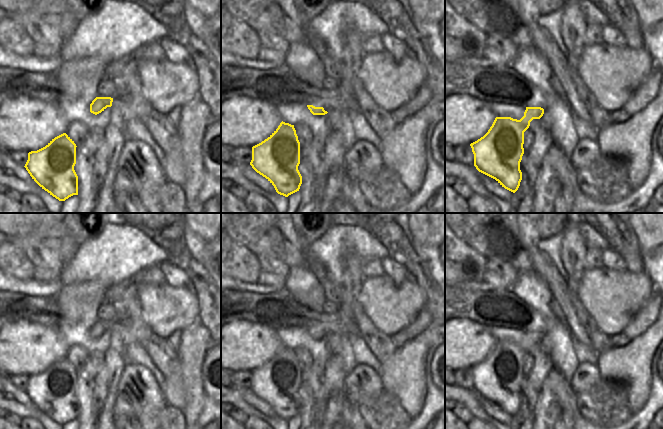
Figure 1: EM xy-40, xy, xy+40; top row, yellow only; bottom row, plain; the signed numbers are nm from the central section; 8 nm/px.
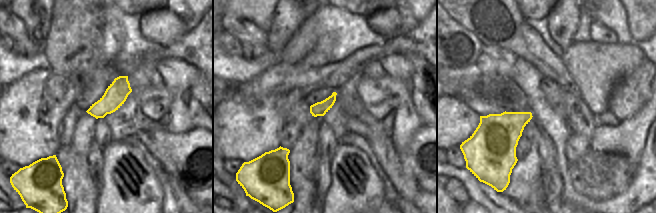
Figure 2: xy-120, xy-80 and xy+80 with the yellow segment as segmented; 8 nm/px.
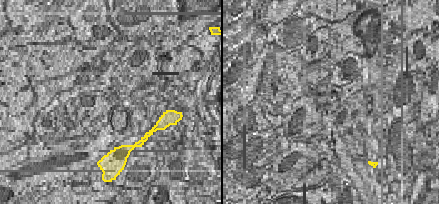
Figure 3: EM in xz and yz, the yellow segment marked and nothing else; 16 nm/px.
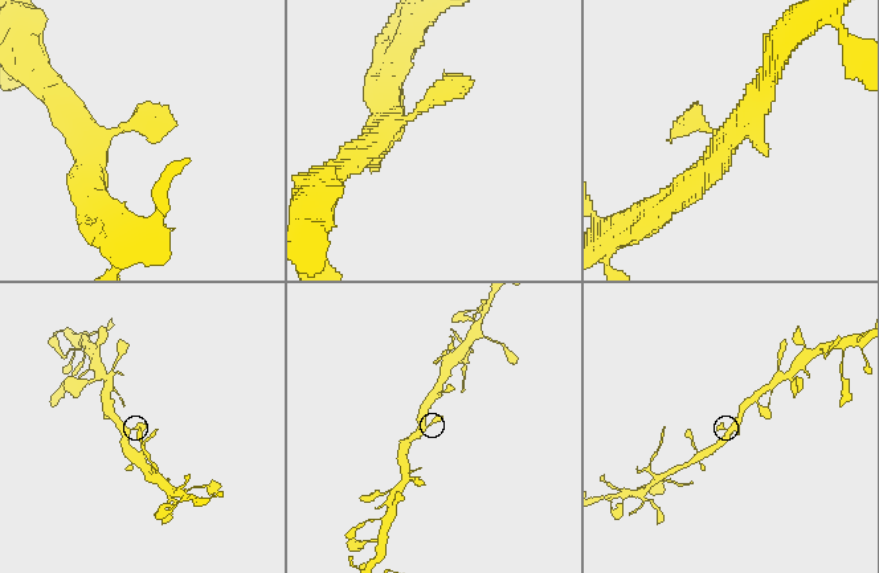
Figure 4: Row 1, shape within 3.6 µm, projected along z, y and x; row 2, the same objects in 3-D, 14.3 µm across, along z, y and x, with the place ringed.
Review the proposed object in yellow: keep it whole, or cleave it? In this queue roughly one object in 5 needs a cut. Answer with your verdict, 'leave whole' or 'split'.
leave whole

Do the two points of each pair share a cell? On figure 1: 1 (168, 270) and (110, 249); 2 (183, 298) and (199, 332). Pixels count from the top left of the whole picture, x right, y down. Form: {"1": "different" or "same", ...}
{"1": "different", "2": "different"}

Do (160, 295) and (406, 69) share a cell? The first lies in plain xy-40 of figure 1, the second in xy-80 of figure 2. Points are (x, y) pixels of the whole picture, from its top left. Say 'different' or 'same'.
different

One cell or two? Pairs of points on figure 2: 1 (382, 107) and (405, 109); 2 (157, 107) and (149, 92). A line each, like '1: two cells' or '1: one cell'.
1: two cells
2: one cell

